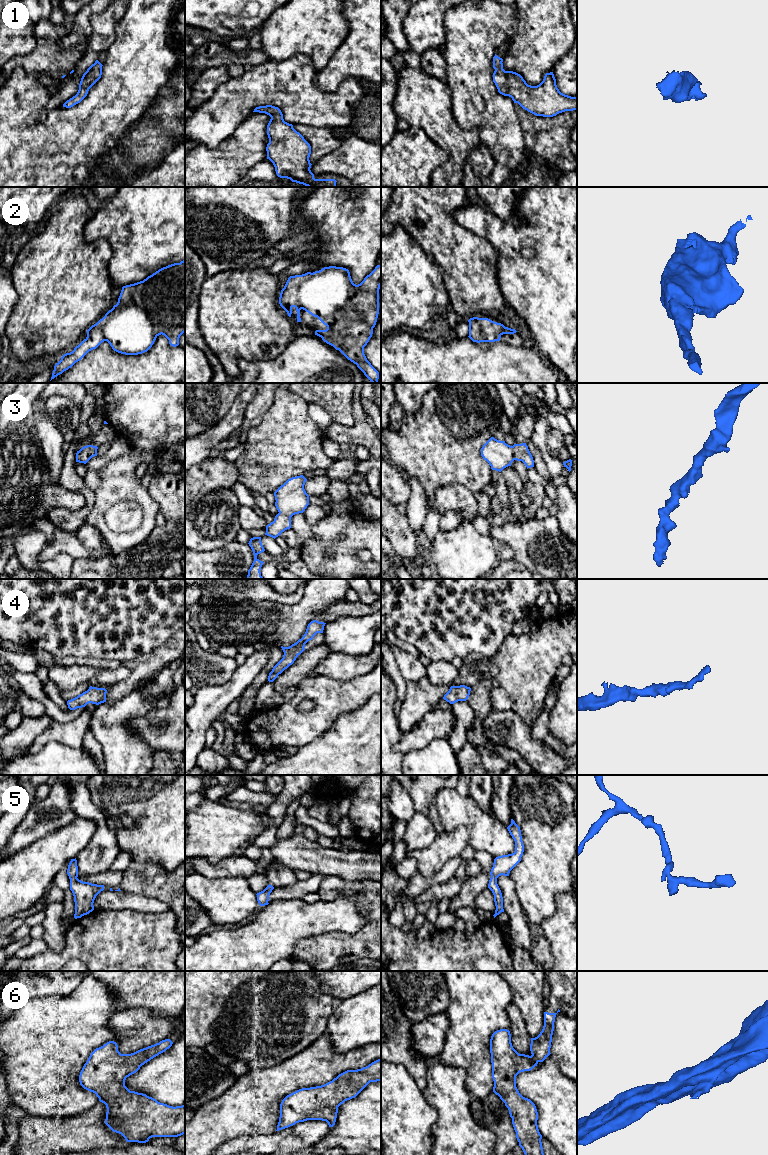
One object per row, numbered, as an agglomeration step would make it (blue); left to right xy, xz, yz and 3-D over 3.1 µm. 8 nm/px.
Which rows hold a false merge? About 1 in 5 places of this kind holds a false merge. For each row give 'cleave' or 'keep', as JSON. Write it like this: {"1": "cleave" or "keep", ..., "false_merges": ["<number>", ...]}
{"1": "keep", "2": "keep", "3": "keep", "4": "keep", "5": "keep", "6": "keep", "false_merges": []}

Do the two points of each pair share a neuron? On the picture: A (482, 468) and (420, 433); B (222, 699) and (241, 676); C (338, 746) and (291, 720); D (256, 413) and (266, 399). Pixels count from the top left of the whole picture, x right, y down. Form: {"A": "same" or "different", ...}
{"A": "same", "B": "same", "C": "different", "D": "same"}

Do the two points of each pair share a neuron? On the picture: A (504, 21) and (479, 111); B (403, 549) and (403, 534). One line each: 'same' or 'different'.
A: same
B: same

